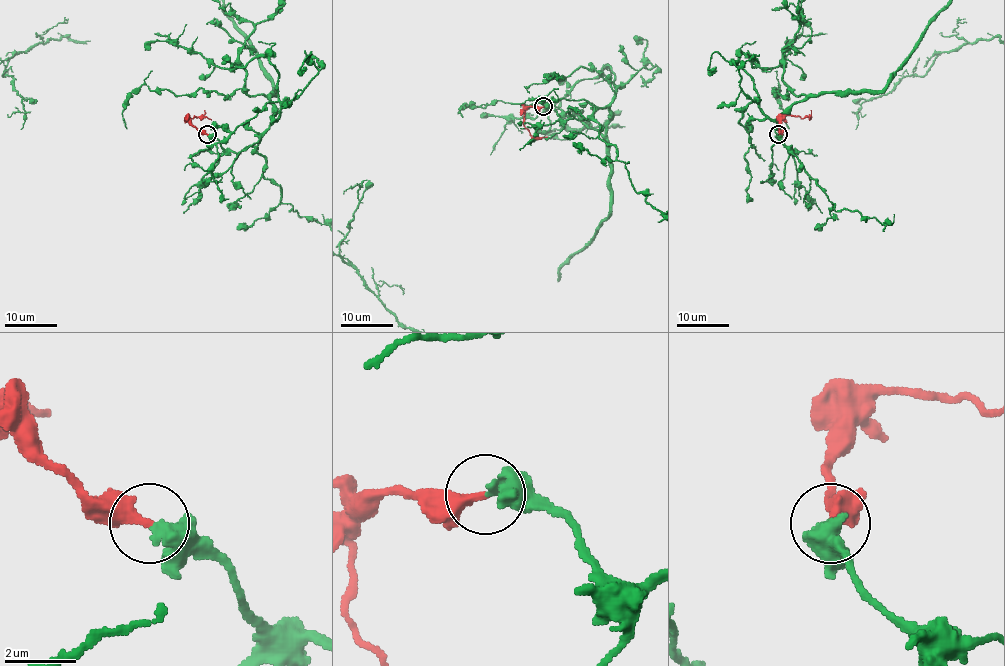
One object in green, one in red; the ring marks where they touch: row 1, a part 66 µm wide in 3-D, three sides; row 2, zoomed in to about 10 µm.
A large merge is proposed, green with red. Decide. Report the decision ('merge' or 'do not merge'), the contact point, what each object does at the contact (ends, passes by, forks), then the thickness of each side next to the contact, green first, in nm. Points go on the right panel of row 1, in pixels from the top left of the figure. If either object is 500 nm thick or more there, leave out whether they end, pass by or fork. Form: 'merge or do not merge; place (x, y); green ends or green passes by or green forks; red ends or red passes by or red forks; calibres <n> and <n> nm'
merge; place (778, 134); green passes by; red ends; calibres 280 and 320 nm

